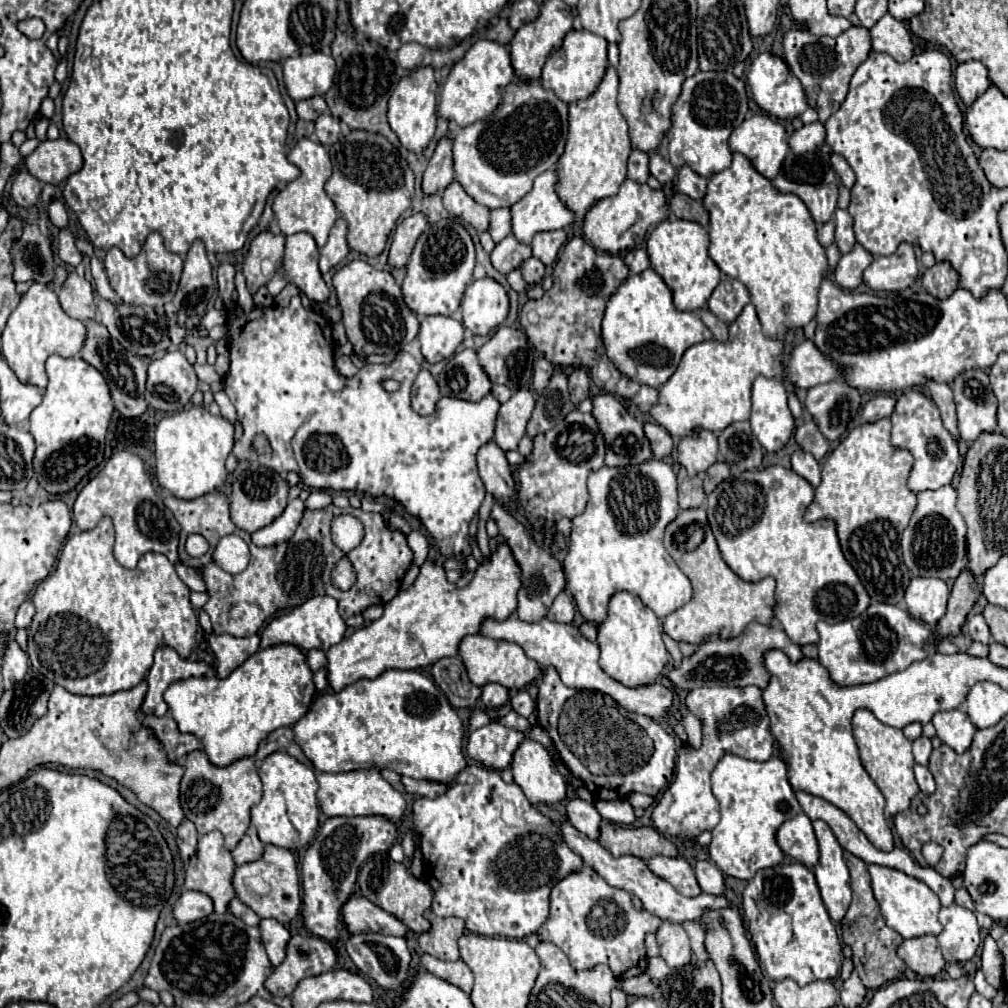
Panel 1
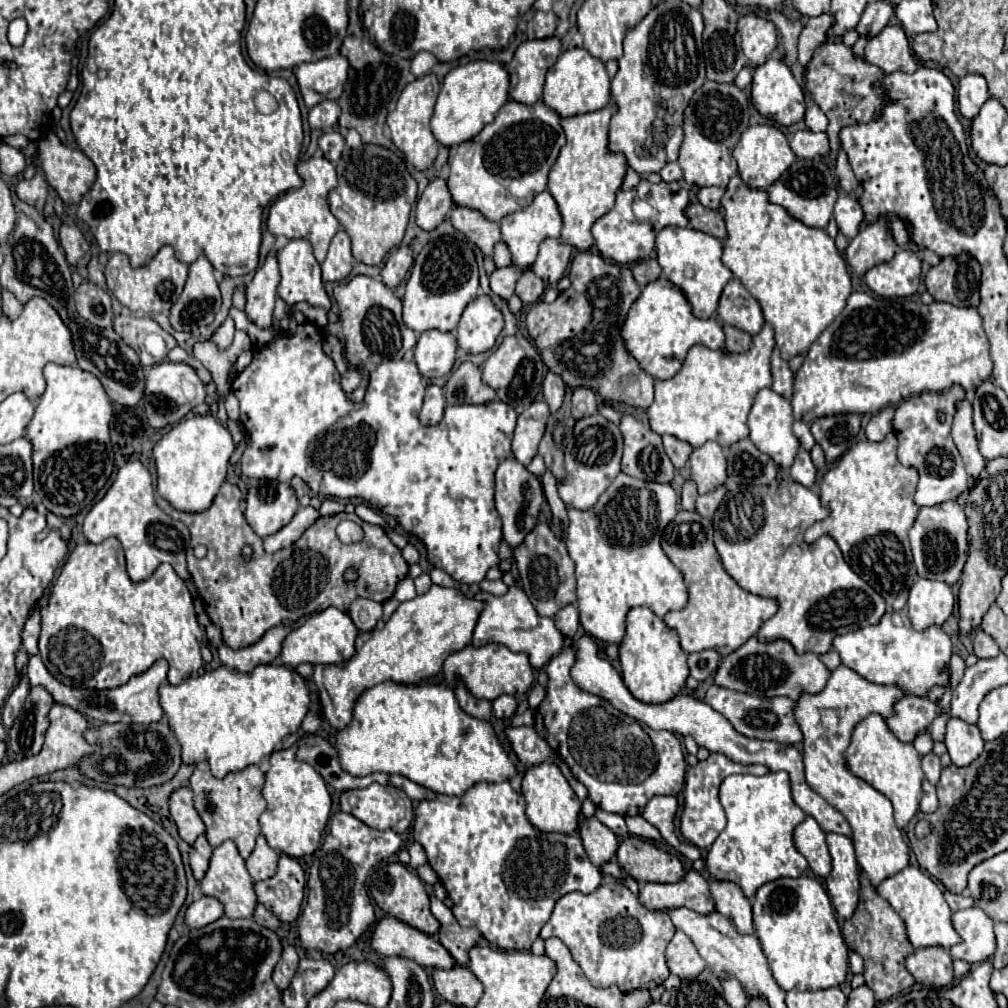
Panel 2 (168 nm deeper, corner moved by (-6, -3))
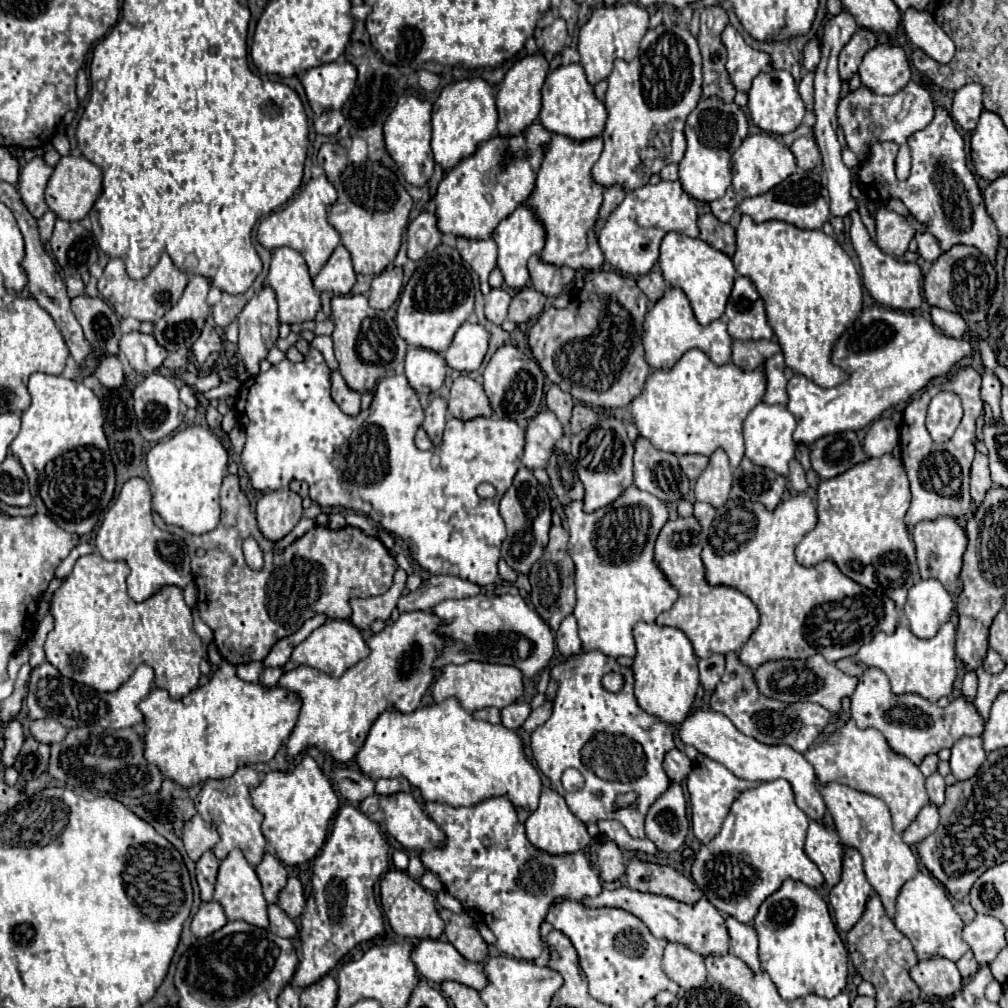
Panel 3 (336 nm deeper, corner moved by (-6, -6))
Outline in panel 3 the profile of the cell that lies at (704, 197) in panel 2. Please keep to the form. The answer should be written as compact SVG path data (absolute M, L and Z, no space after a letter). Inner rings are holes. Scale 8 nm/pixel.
M730 186L726 190L726 194L714 202L710 202L710 208L712 208L712 214L720 220L720 222L730 222L732 216L734 216L734 210L738 206L738 196L734 192L734 188Z

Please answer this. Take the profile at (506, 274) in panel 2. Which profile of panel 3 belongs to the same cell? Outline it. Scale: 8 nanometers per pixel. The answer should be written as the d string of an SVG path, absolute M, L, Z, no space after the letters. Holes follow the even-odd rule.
M500 286L500 288L492 288L490 294L486 294L486 318L502 324L506 320L508 314L508 304L510 304L510 294Z

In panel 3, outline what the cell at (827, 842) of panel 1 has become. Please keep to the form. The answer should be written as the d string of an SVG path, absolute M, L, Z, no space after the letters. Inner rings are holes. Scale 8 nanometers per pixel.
M846 846L840 882L830 890L830 906L834 910L838 930L848 932L860 920L870 892L872 886L862 870L860 852Z

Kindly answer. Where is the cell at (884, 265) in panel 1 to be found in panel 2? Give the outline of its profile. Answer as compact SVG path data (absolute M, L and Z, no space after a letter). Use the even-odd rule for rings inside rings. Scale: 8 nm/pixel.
M900 249L892 261L868 269L864 281L880 297L910 297L920 285L920 259L910 249Z

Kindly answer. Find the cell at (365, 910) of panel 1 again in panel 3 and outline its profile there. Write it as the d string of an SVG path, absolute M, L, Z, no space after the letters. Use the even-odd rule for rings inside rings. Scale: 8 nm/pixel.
M430 938L420 940L412 948L410 956L416 970L432 984L440 984L444 980L456 980L474 990L480 990L486 984L482 964L472 964L464 960L450 942Z

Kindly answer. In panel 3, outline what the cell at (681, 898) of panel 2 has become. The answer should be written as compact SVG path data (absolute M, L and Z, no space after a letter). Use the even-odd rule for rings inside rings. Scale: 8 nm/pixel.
M618 888L618 890L602 890L602 894L598 894L596 898L588 898L582 900L586 906L592 908L600 908L600 906L608 906L608 908L622 908L632 912L634 916L638 916L656 938L666 938L668 942L680 942L686 944L688 948L692 948L694 952L706 956L710 952L716 954L724 954L730 950L728 946L728 930L726 930L726 922L724 916L706 900L700 898L696 904L684 904L678 902L674 898L668 896L658 896L658 894L646 894L646 892L638 892L632 888Z

